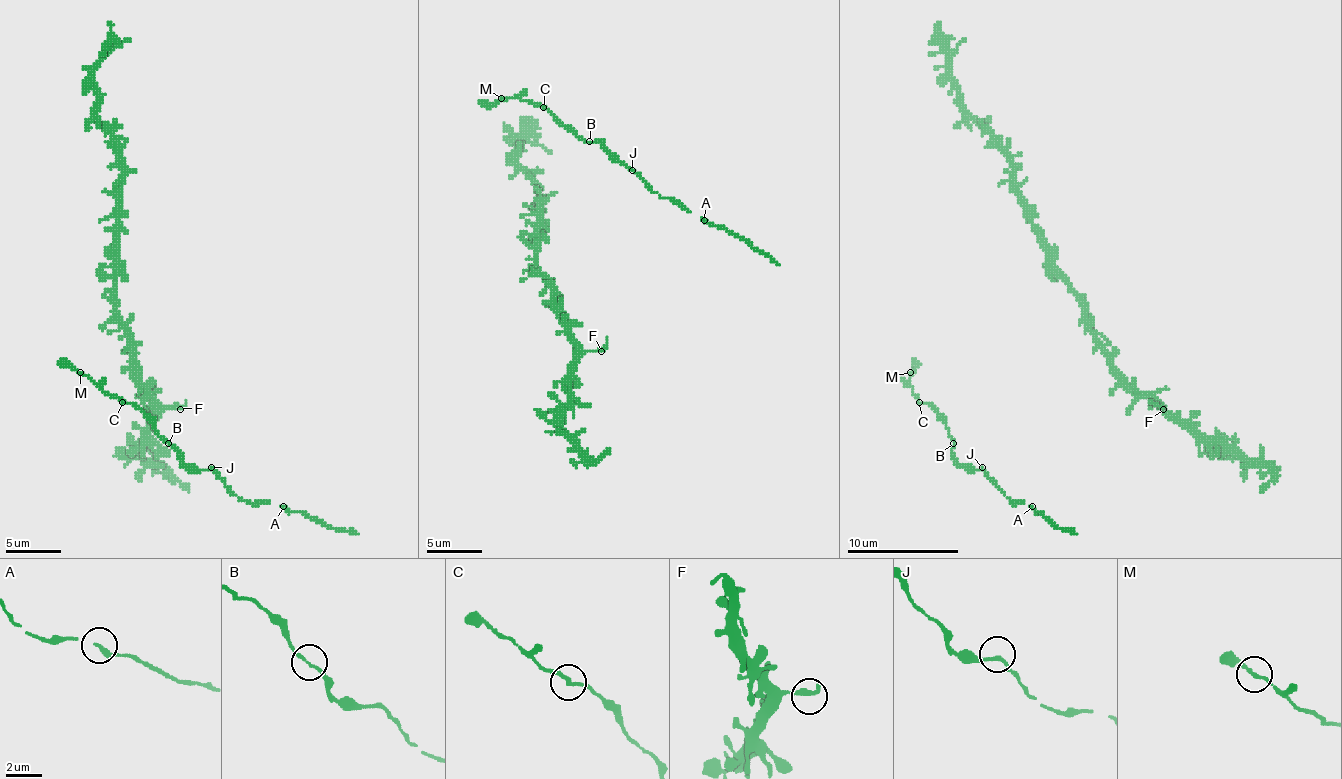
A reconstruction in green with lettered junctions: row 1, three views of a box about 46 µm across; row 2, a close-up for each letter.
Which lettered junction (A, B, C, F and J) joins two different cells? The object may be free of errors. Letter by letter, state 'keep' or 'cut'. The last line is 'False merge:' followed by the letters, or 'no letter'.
A: keep
B: keep
C: keep
F: keep
J: keep
False merge: no letter

